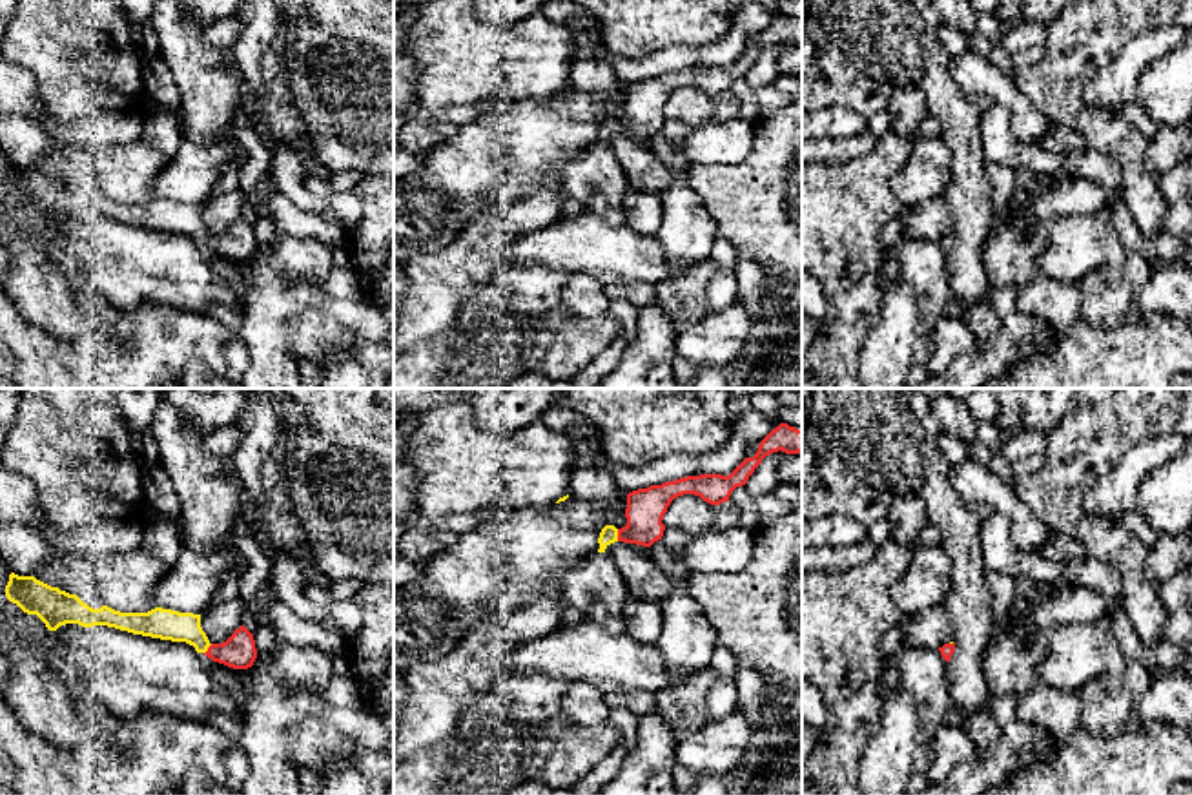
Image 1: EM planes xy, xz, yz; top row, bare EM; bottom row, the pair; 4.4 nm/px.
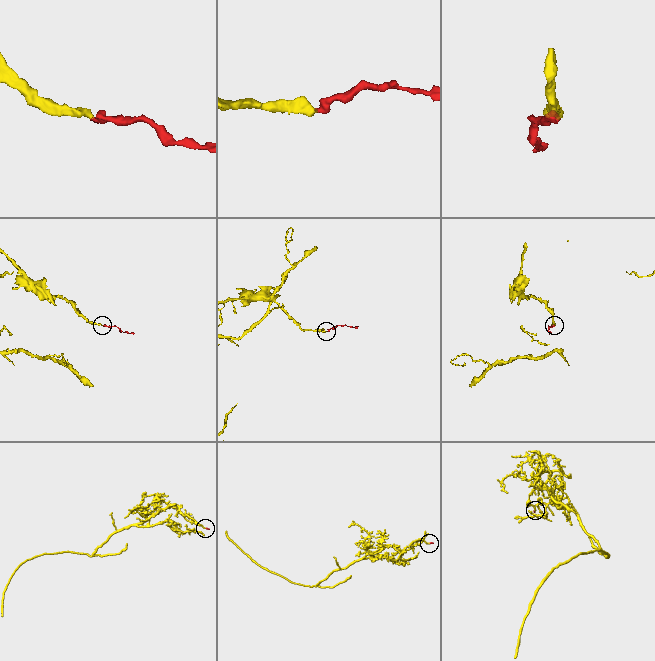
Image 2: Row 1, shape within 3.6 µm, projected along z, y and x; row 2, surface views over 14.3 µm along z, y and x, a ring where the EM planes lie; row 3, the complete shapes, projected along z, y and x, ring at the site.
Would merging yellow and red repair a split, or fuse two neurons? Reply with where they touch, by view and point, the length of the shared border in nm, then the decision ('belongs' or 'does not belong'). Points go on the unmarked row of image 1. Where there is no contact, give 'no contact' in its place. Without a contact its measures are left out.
contact xz (616, 126); length 60 nm; belongs

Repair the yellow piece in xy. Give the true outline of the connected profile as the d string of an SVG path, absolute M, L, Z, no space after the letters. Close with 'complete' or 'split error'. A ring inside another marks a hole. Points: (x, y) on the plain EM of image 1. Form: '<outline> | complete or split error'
M9 166L5 188L24 204L36 206L49 222L66 215L108 217L133 226L186 233L197 244L233 261L248 261L257 250L253 226L241 217L222 235L211 235L200 219L200 206L155 199L148 204L120 204L108 197L93 201L77 186L51 179L35 168Z | split error

